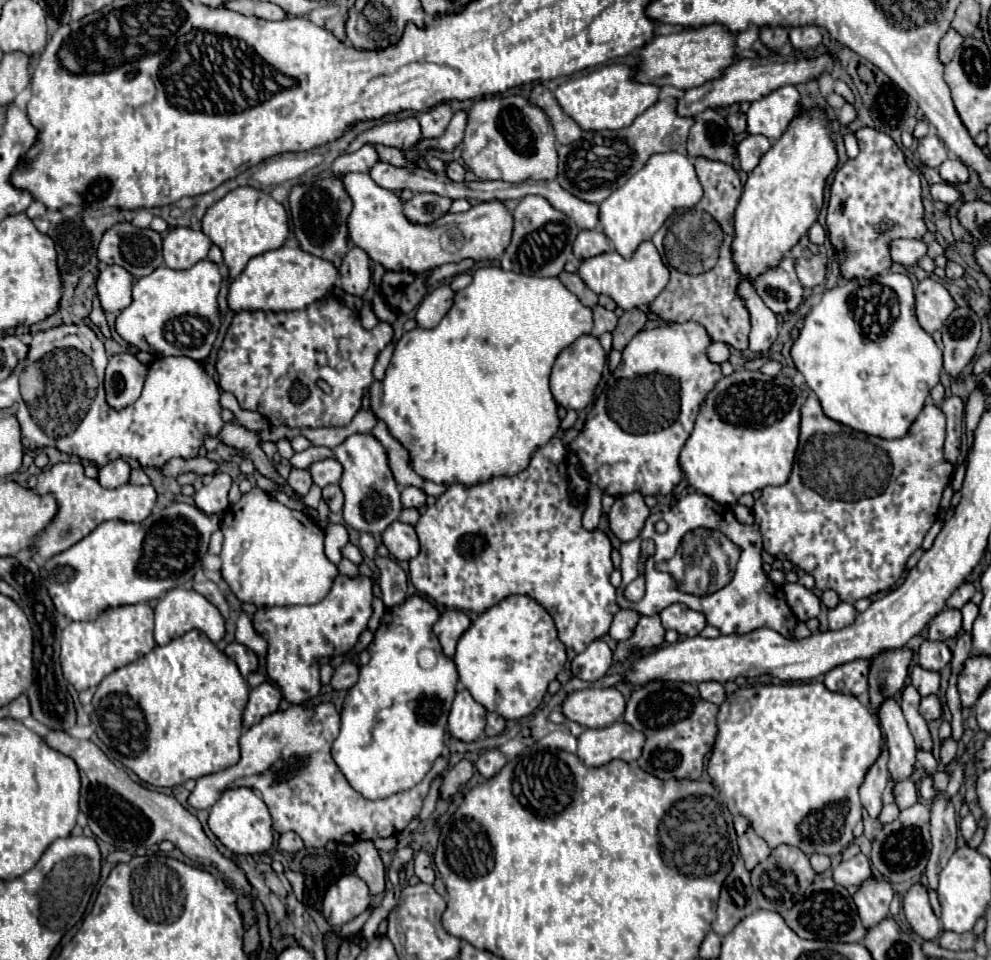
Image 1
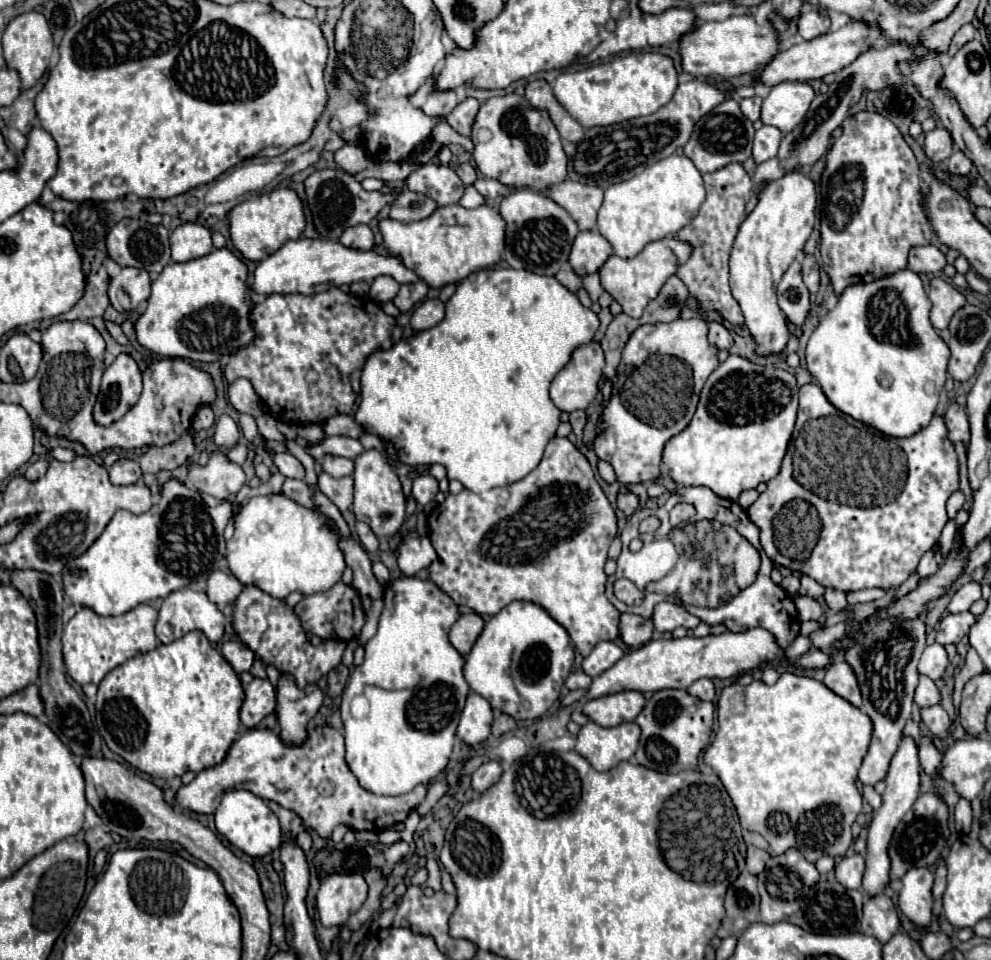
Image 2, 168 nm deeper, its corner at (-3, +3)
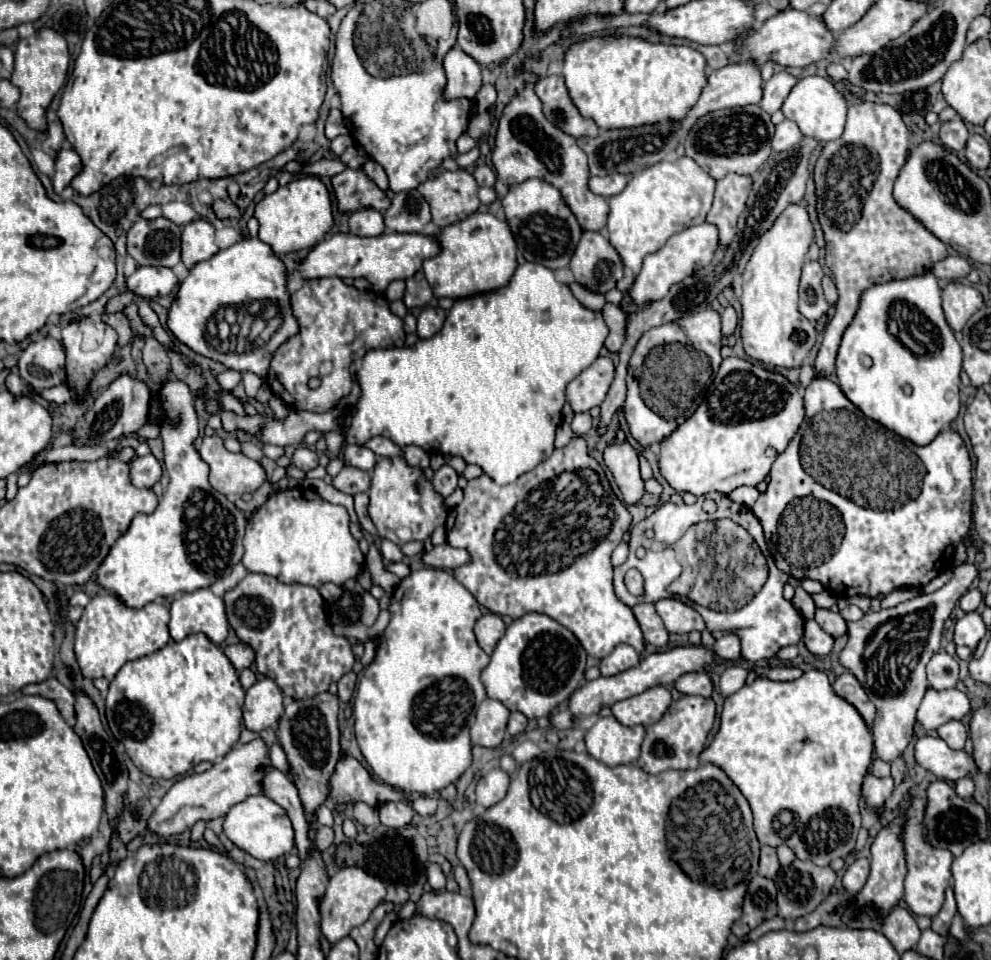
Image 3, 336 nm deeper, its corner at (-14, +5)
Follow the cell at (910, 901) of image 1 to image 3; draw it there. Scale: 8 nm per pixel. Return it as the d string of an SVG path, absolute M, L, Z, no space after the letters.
M918 798L912 802L912 812L908 812L908 822L906 830L902 834L904 846L906 846L906 864L908 864L908 876L904 882L904 900L908 908L916 916L930 916L934 918L944 902L944 890L952 878L950 864L952 864L952 854L948 850L932 848L926 838L924 838L924 826L922 826L922 810L924 810L924 800Z

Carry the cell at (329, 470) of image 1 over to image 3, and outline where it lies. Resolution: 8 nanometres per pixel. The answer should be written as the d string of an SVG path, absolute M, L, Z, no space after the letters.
M346 444L342 448L342 460L344 460L344 464L350 464L354 468L360 468L364 472L372 472L372 468L376 464L376 454L364 446Z

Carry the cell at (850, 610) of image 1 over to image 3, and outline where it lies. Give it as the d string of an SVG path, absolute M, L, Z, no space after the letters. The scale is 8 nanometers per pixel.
M808 620L804 626L804 644L812 654L826 656L834 646L834 636L824 632L816 620Z

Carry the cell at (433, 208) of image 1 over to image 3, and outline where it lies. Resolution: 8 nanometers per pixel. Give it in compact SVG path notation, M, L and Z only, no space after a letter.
M418 190L400 192L392 198L392 206L384 212L386 226L394 232L422 232L432 220L430 204Z

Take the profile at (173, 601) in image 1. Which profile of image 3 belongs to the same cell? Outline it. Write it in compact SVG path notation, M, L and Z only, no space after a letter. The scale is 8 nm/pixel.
M200 588L190 594L178 596L172 606L170 636L180 642L188 634L204 632L214 644L220 644L228 636L228 620L224 610L224 600L210 592L210 588Z

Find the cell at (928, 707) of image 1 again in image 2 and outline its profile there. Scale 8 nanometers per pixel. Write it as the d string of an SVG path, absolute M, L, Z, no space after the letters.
M931 706L931 710L921 710L921 720L931 730L931 734L935 738L945 740L949 736L951 718L949 718L949 714L941 706Z

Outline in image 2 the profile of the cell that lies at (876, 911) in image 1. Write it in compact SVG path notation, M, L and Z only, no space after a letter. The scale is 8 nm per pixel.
M885 894L867 898L863 906L863 934L875 936L881 944L885 944L897 932L899 932L899 916L893 900Z

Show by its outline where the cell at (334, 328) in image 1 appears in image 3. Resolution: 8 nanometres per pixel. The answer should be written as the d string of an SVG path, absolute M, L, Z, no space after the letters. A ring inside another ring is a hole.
M340 278L308 280L290 298L300 332L286 340L272 356L268 386L294 410L328 412L338 400L350 394L350 366L374 348L404 346L402 318L390 312L388 300L346 286ZM320 378L320 386L310 390L308 380Z

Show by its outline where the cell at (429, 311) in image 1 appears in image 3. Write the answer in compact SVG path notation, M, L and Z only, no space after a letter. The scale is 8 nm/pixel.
M440 306L424 308L418 316L418 336L420 338L434 336L436 332L440 332L444 320L446 320L446 312Z

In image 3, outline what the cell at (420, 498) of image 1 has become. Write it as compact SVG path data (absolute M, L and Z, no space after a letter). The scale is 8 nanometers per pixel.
M448 464L442 466L440 470L436 470L432 484L434 484L434 492L438 492L440 496L450 496L456 490L456 482L458 482L458 474L454 472L454 468L450 468Z

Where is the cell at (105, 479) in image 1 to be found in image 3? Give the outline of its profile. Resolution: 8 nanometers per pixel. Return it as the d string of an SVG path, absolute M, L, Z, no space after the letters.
M148 454L148 456L142 456L142 458L132 458L130 462L130 480L134 486L138 488L152 488L162 476L162 468L160 468L160 462Z

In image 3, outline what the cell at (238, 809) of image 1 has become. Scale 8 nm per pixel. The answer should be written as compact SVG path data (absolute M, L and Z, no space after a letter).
M262 794L248 796L246 800L234 804L224 816L224 832L240 850L258 860L276 860L294 848L294 830L286 812Z

